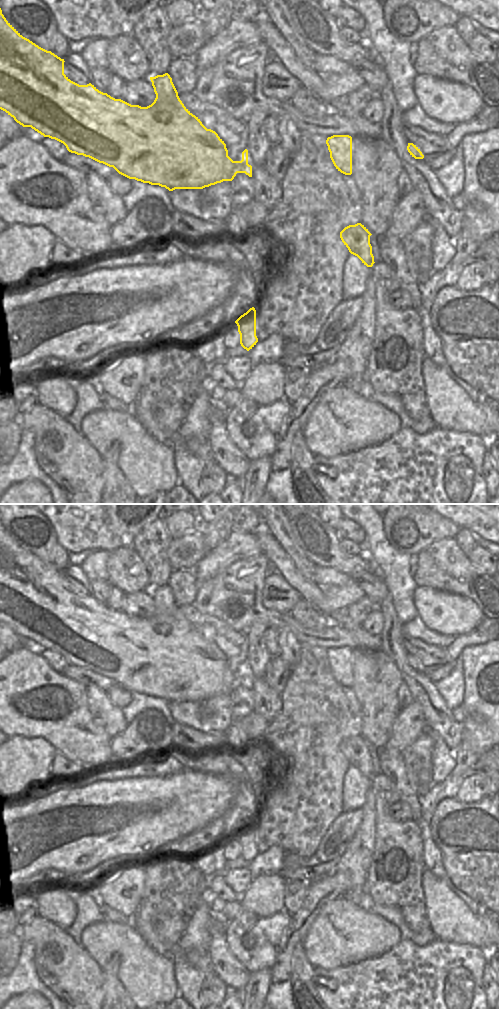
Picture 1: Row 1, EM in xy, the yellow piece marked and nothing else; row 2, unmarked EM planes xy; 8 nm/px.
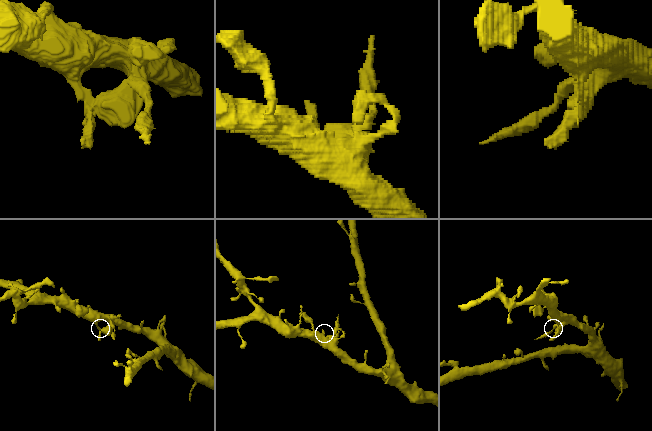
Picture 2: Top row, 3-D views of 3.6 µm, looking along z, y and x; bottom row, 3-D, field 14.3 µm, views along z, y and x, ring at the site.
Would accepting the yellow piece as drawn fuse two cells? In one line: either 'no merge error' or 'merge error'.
merge error

